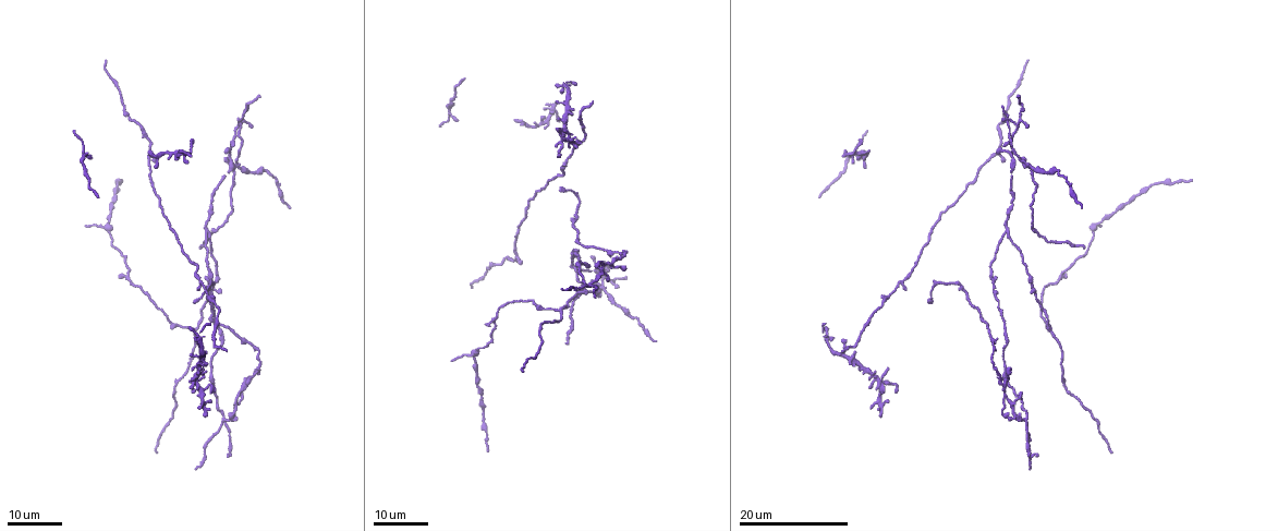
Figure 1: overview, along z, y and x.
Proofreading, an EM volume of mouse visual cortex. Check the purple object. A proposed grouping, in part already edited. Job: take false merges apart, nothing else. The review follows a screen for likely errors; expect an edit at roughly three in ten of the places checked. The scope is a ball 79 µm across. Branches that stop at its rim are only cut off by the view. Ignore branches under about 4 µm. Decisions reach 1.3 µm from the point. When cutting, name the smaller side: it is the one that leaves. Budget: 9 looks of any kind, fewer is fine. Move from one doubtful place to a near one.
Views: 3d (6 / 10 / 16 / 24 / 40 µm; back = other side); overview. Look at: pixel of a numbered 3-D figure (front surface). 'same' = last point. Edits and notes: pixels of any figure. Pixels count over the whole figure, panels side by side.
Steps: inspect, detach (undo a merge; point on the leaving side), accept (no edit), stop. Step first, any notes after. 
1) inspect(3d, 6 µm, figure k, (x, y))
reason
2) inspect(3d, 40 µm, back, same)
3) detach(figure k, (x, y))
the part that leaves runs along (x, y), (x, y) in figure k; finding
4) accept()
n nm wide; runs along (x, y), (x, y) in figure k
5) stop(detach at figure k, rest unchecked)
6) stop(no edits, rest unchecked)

inspect(3d, 24 µm, figure 1, (197, 387))
four or more arms meet

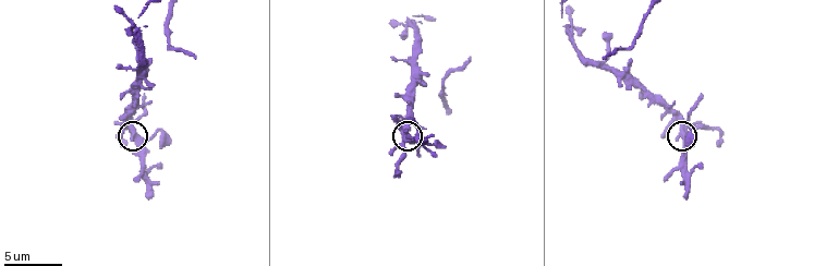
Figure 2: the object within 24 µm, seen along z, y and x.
inspect(3d, 10 µm, figure 2, (130, 129))

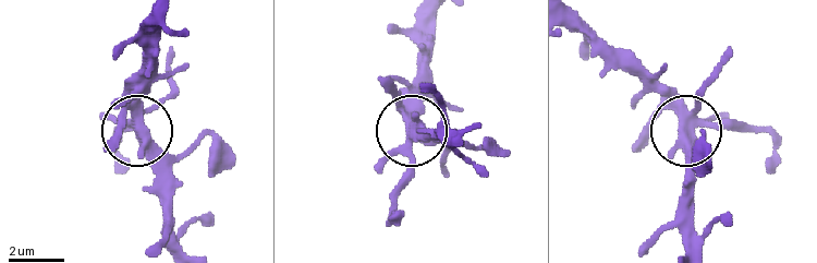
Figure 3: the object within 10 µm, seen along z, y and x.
accept()
runs along (575, 15), (687, 126), (755, 128) in figure 3; one cell here

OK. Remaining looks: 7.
inspect(3d, 24 µm, figure 1, (901, 282))
thin arm on a thick one

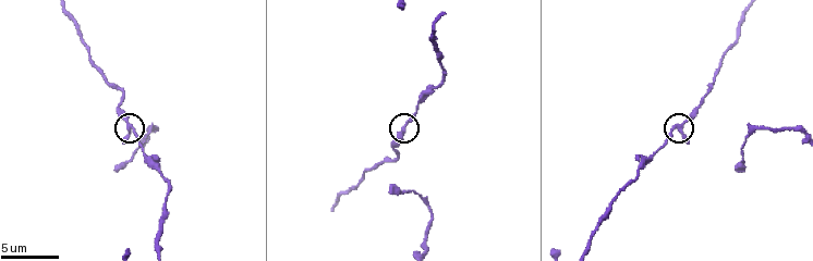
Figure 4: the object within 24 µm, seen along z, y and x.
inspect(3d, 6 µm, figure 4, (403, 128))
zoom in

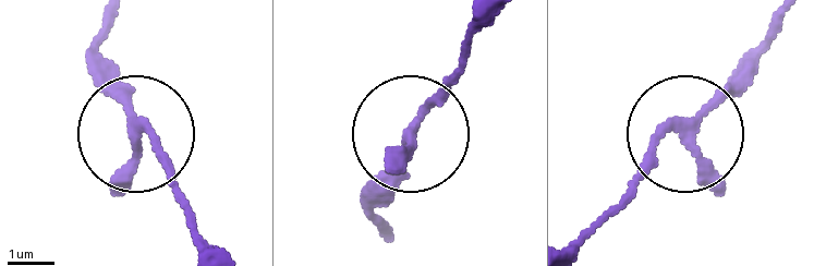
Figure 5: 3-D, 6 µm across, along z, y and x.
accept()
all the same cell

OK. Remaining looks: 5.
inspect(3d, 16 µm, figure 1, (571, 266))
two arms in line, one across

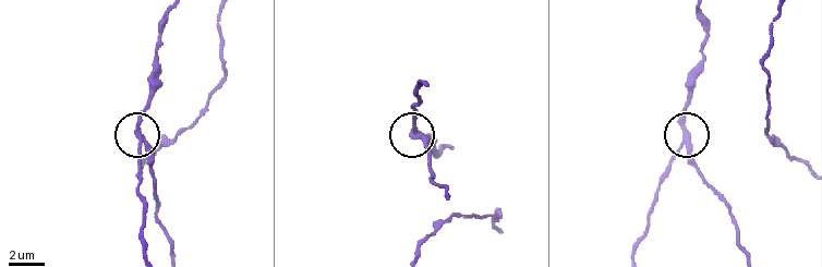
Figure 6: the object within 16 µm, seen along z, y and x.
inspect(3d, 6 µm, figure 6, (417, 133))

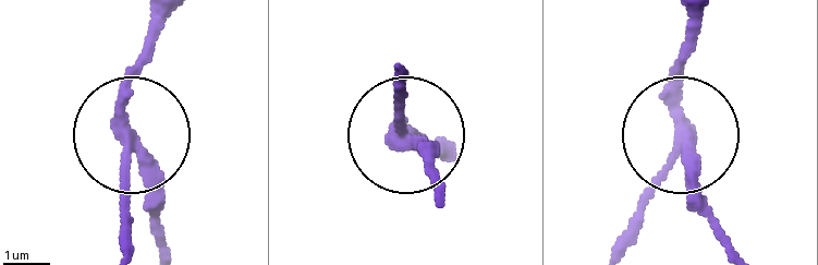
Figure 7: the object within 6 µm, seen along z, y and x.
detach(figure 7, (150, 202))
side arm 63 µm; the part that leaves runs along (129, 144), (156, 247) in figure 7; two cells meet here

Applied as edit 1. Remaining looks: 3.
inspect(3d, 24 µm, figure 1, (1027, 423))
four arms meet

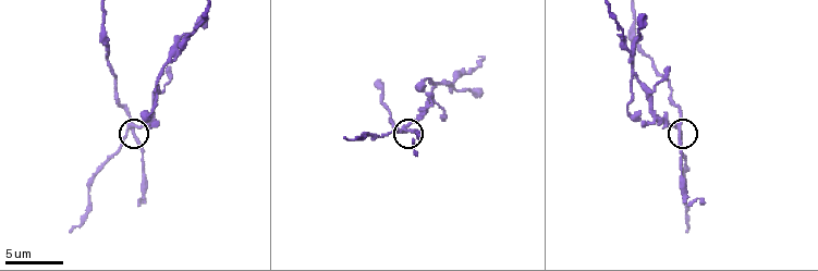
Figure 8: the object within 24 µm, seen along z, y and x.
inspect(3d, 10 µm, figure 8, (129, 130))
zoom in

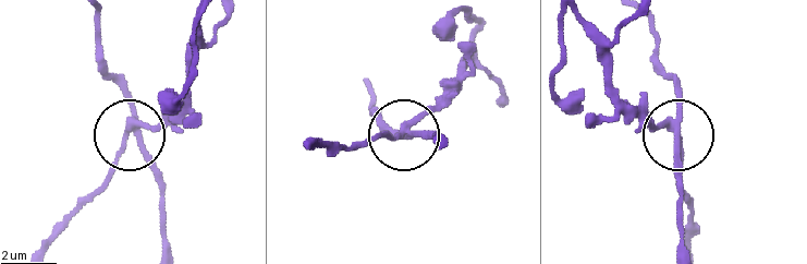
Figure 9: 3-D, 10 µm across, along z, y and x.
detach(figure 9, (117, 163))
4 arms; the part that leaves runs along (671, 122), (651, 122), (624, 100), (604, 45), (582, 16) in figure 9; a second cell is stuck on

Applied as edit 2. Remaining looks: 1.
stop(detach at figure 7, detach at figure 9, rest unchecked)

